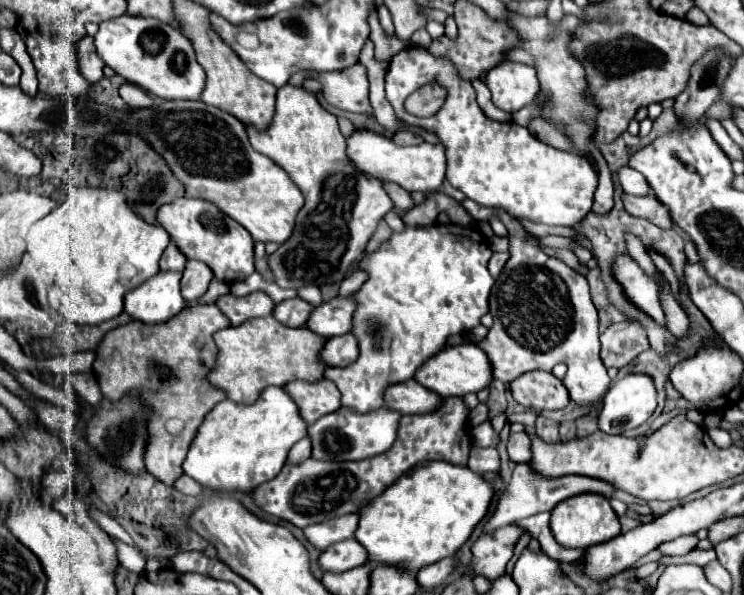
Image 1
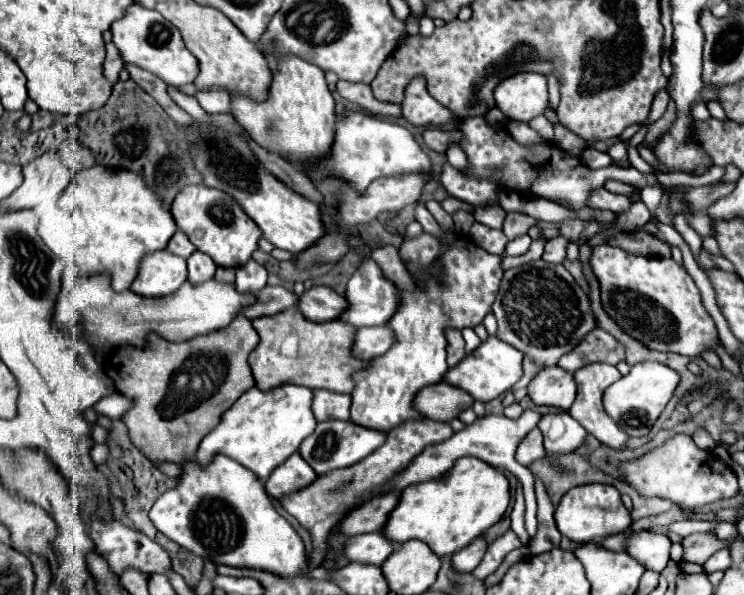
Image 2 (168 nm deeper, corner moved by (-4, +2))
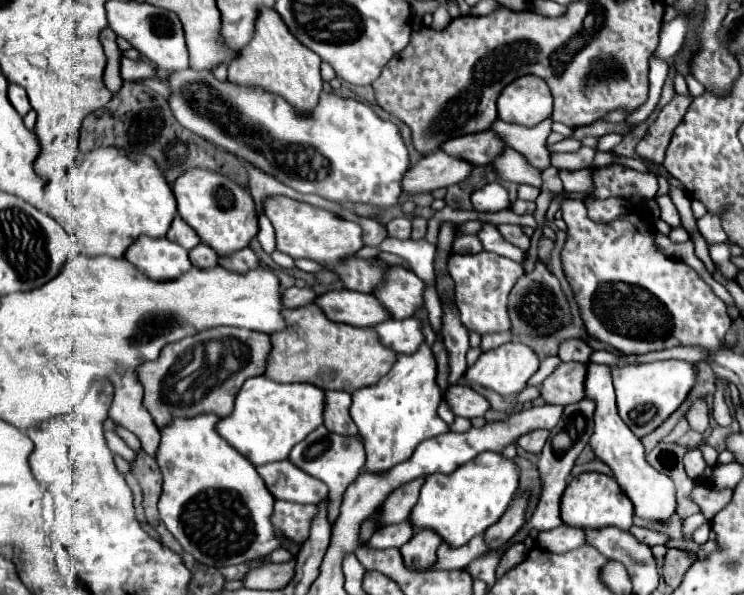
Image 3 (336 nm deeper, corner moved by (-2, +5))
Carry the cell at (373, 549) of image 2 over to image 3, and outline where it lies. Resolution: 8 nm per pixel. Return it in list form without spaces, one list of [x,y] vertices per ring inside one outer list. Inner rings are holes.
[[[410,520],[400,522],[400,524],[382,526],[370,538],[370,546],[378,548],[378,550],[384,550],[384,548],[400,548],[400,546],[404,546],[414,536],[414,532],[416,532],[416,528],[410,524]]]

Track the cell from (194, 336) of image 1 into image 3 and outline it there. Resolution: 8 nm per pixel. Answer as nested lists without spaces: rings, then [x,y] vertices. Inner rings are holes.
[[[212,328],[182,338],[164,346],[154,362],[144,362],[136,372],[144,386],[144,406],[152,414],[158,428],[170,418],[192,418],[204,412],[214,412],[220,418],[234,410],[234,400],[240,386],[254,376],[266,372],[266,362],[272,350],[270,336],[242,328]]]

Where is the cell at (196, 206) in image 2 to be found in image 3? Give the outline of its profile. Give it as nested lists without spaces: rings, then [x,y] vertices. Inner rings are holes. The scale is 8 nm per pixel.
[[[202,168],[188,170],[176,180],[174,196],[182,220],[186,220],[196,230],[200,240],[218,254],[232,254],[246,248],[258,232],[258,214],[252,194],[224,174]]]

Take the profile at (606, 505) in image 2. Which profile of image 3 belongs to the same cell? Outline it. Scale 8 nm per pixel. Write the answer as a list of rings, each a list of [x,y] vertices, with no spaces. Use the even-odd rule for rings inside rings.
[[[584,472],[580,476],[574,476],[562,494],[560,510],[562,510],[564,524],[576,526],[576,528],[616,526],[620,530],[628,530],[634,518],[634,506],[626,496],[626,492],[618,486],[614,478],[598,472]]]

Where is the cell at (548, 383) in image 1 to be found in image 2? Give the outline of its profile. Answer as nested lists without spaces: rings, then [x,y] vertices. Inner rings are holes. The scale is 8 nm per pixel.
[[[560,367],[542,369],[528,385],[528,397],[536,405],[552,405],[560,409],[570,409],[576,397],[576,383],[572,373]]]

